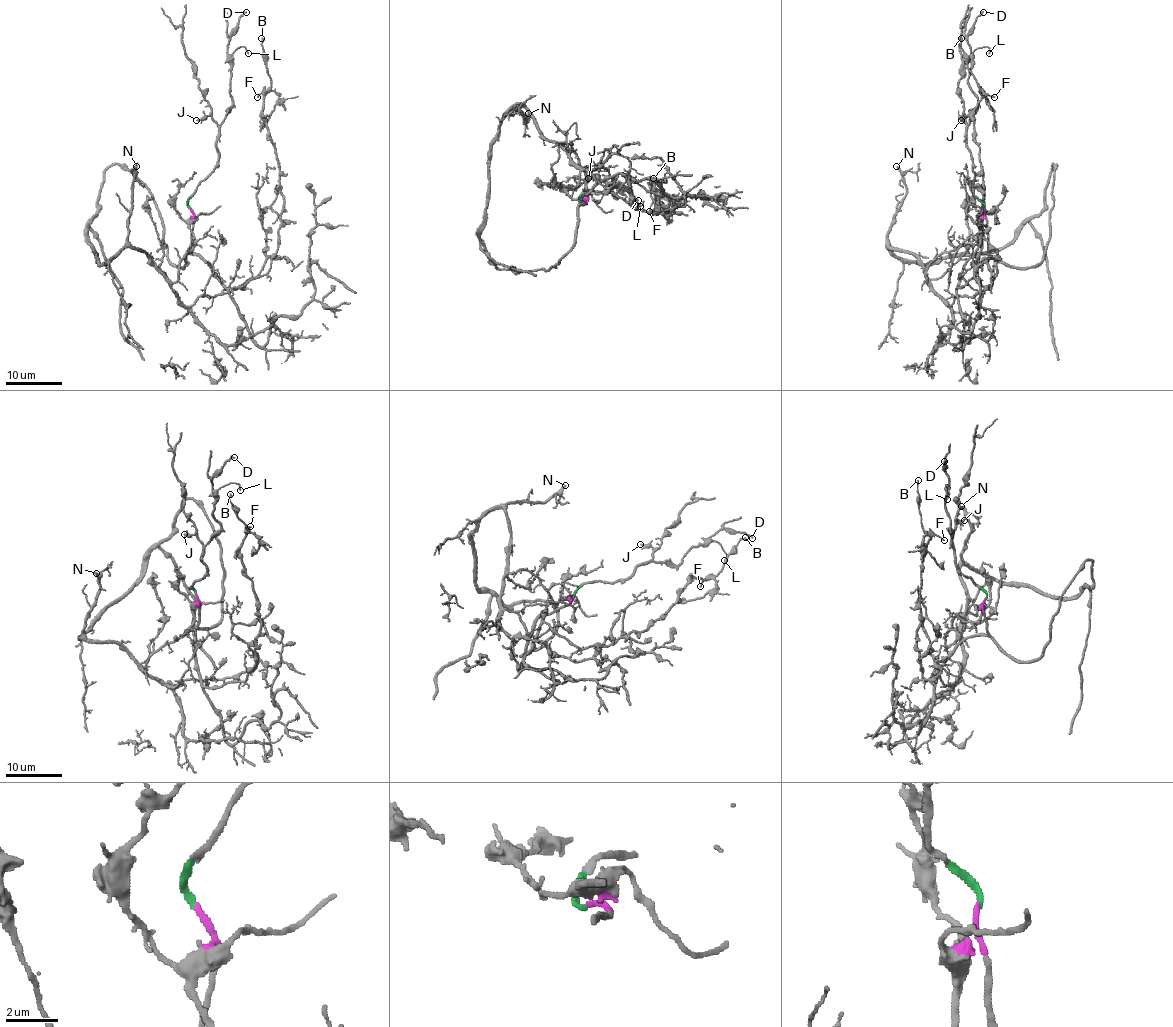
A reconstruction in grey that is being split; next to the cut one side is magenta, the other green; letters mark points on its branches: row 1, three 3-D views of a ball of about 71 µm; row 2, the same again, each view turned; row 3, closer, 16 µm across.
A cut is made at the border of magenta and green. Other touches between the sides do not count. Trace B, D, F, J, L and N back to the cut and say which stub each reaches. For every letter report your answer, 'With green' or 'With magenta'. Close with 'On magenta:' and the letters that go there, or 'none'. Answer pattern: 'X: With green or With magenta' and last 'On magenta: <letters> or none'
B: With magenta
D: With green
F: With magenta
J: With green
L: With green
N: With magenta
On magenta: B, F, N

